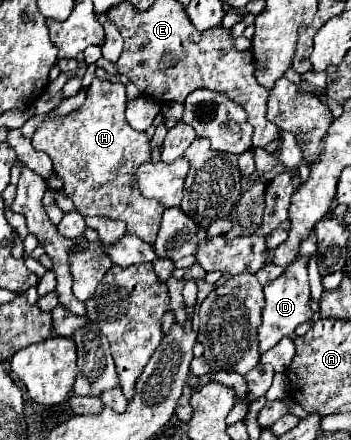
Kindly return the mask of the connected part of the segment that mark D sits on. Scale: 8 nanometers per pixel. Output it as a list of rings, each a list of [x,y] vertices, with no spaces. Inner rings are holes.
[[[297,257],[293,265],[289,265],[281,277],[275,281],[267,283],[263,287],[265,291],[265,309],[263,309],[263,323],[259,329],[259,347],[273,347],[279,337],[293,335],[295,329],[309,321],[313,311],[311,311],[311,291],[309,291],[309,277],[307,277],[307,263],[309,257]]]

